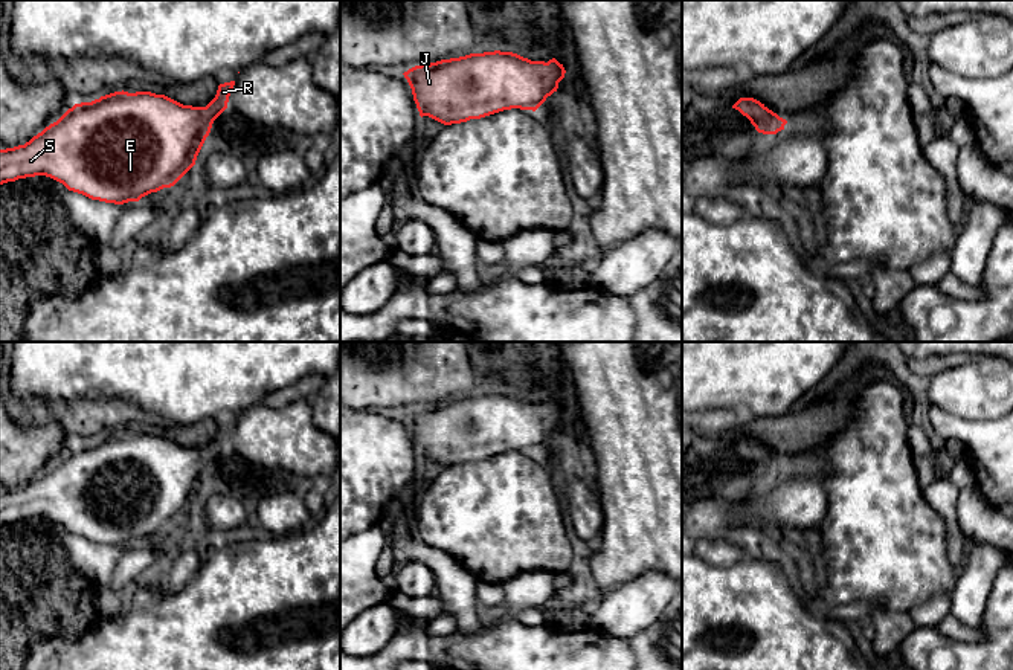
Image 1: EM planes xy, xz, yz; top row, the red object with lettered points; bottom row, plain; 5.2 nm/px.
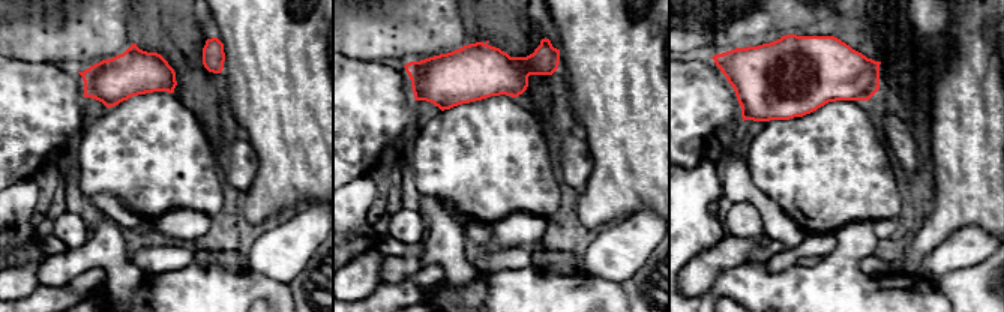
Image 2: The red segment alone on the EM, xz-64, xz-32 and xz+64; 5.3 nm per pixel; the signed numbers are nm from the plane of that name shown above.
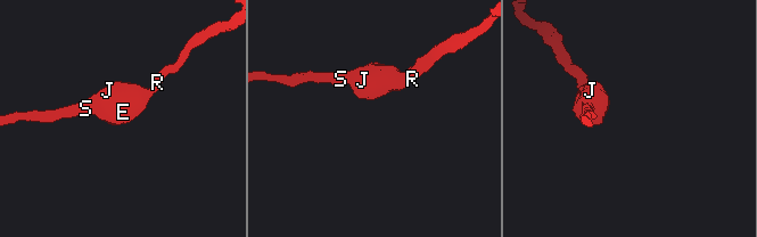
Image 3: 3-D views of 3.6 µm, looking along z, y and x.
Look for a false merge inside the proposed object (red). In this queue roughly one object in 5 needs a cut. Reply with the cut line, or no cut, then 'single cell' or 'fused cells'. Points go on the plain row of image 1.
cut none; single cell

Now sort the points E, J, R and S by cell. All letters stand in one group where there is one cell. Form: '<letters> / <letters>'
E J R S

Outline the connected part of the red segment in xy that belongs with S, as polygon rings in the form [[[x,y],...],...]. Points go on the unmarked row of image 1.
[[[235,423],[220,426],[215,440],[206,449],[183,447],[151,433],[128,435],[124,432],[92,444],[75,446],[24,487],[0,491],[0,527],[46,517],[92,542],[114,546],[139,543],[151,534],[174,528],[195,507],[214,462],[227,450],[233,427]]]

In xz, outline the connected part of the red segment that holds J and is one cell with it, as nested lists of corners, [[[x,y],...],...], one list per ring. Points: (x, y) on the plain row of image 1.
[[[513,394],[470,395],[459,400],[421,406],[404,414],[420,458],[429,458],[444,467],[481,461],[503,452],[535,453],[558,430],[564,409],[555,400],[531,403]]]

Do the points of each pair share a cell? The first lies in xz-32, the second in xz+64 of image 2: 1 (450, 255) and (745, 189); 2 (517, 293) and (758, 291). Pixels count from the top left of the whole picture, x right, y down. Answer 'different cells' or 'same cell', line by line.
1: same cell
2: same cell

